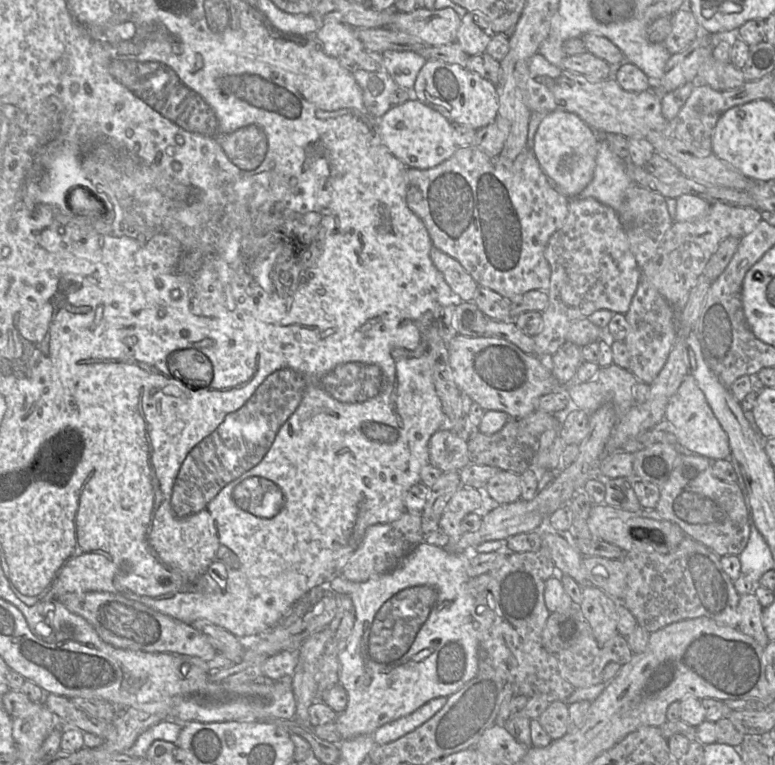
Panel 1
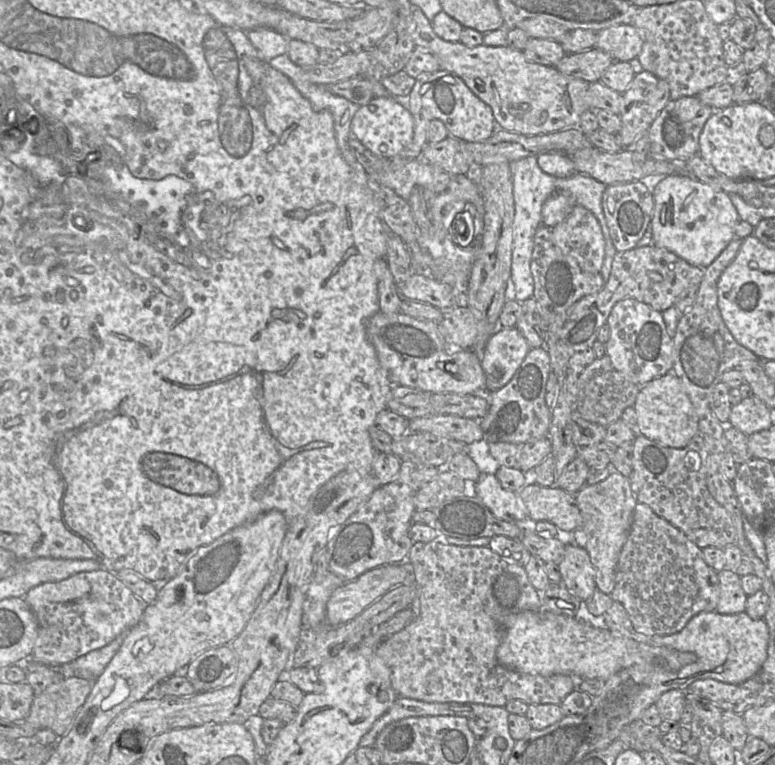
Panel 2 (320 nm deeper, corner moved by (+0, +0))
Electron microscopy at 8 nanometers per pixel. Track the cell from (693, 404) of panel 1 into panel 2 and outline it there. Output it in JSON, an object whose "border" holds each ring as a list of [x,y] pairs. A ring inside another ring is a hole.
{"border":[[[672,372],[641,386],[633,407],[637,415],[638,435],[643,435],[662,446],[684,448],[699,433],[695,408],[684,390],[681,379]]]}

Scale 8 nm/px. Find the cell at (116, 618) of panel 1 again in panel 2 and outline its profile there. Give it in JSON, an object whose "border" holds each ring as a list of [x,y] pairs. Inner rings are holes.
{"border":[[[103,567],[79,572],[61,581],[39,584],[29,590],[24,599],[38,627],[38,637],[28,660],[51,667],[67,665],[124,635],[139,622],[147,606],[115,574]]]}

